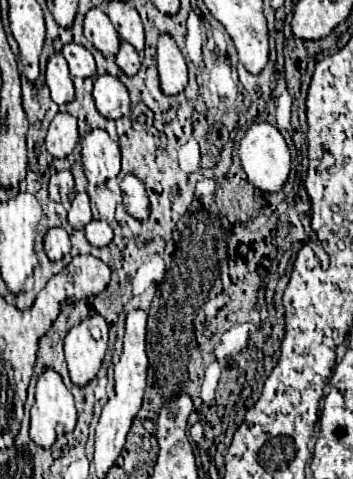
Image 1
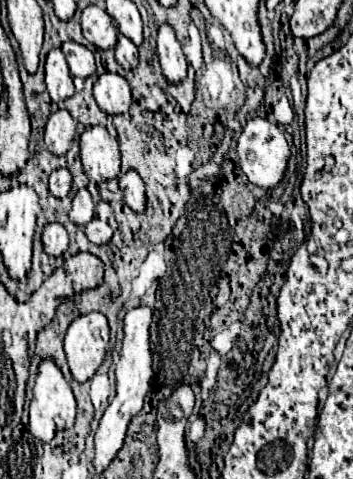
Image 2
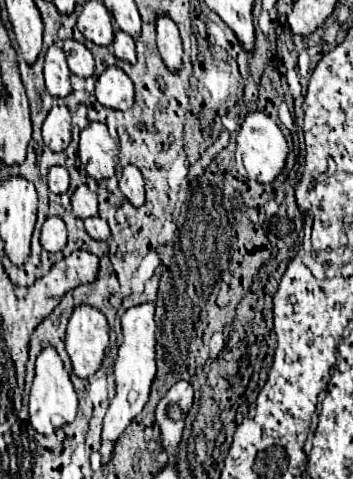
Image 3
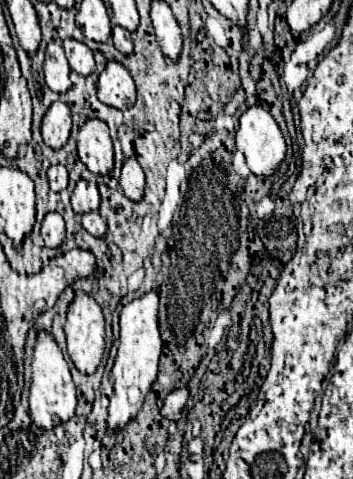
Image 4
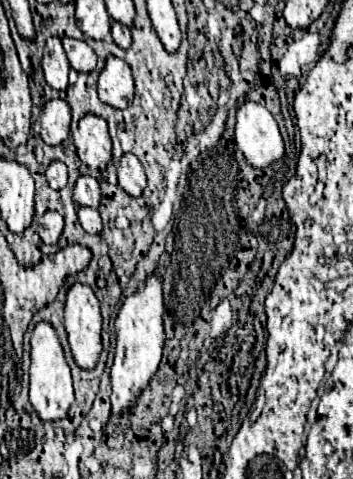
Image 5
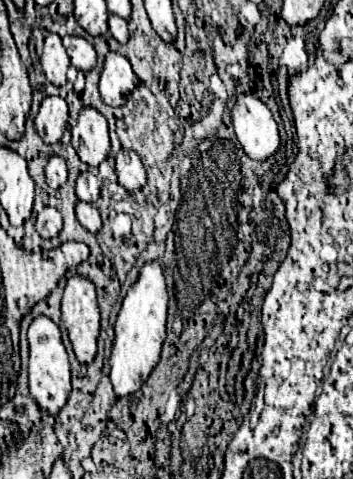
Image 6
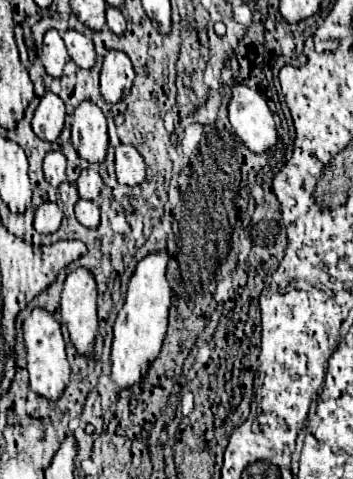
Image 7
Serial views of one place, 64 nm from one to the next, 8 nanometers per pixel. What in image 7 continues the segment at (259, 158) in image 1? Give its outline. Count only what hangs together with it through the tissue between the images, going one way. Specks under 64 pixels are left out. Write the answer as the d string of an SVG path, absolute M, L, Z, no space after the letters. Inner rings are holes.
M234 84L228 112L236 136L250 152L262 154L276 144L278 134L274 116L260 92L250 90L244 84Z

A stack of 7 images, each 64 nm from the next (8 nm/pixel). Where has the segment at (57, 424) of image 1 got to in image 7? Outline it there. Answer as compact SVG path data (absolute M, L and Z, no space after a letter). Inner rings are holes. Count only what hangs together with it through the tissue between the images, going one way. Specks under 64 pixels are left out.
M42 308L32 310L30 318L24 322L24 340L26 340L26 352L28 352L28 374L30 374L30 388L48 400L58 400L68 386L70 378L70 366L66 360L64 350L64 338L60 332L60 324L54 320L54 316Z

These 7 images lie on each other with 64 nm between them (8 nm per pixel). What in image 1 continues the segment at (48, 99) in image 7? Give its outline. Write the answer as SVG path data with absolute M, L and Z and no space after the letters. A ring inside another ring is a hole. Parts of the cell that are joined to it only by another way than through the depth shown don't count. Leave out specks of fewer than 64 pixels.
M58 112L48 128L46 136L46 150L54 158L66 158L78 142L78 126L76 118L68 112Z

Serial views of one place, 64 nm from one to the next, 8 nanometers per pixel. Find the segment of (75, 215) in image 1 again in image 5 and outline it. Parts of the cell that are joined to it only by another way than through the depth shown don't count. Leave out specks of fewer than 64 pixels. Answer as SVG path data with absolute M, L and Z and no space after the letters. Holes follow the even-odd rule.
M80 176L76 186L74 186L72 200L80 206L98 208L98 204L100 204L100 184L98 184L98 180L92 178L92 176Z

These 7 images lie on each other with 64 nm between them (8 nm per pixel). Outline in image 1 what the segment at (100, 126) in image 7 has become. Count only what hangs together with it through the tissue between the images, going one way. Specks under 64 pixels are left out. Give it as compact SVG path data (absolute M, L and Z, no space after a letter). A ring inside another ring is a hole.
M92 130L82 140L84 174L92 186L106 184L120 172L120 148L106 130Z

